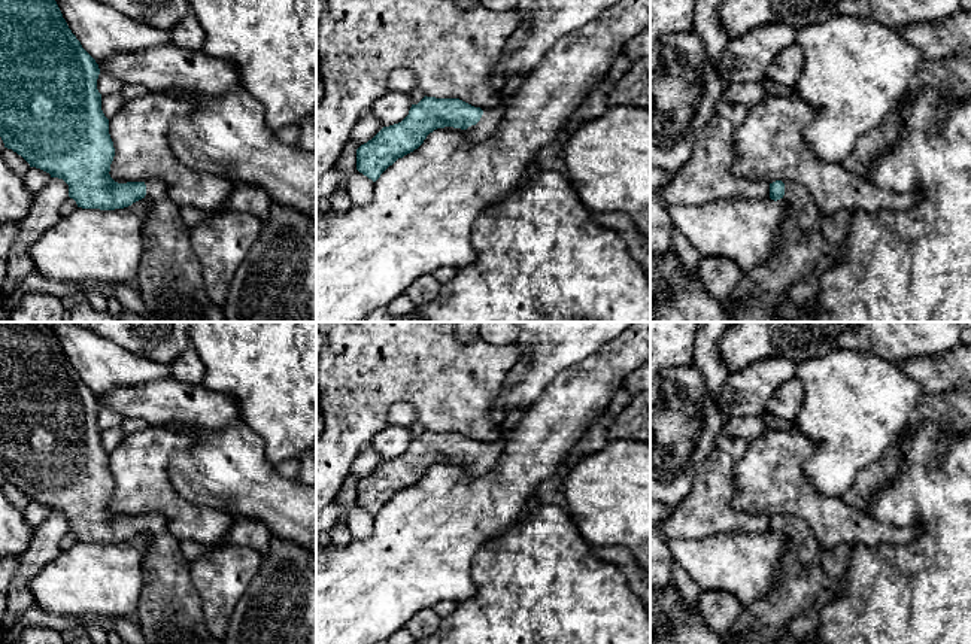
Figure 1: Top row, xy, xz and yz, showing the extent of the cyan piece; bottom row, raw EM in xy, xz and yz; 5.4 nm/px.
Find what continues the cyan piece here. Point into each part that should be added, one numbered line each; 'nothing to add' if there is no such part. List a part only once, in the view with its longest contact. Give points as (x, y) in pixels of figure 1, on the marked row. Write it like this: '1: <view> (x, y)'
1: xz (489, 120)

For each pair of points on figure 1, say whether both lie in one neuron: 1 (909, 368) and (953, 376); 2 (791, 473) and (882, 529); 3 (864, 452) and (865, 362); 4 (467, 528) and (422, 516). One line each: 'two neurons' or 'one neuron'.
1: one neuron
2: one neuron
3: one neuron
4: one neuron

